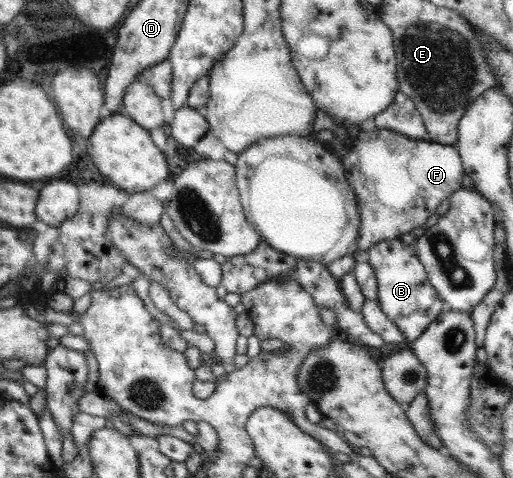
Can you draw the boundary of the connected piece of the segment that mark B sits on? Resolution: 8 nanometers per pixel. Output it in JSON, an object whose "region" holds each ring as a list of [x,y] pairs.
{"region":[[[384,239],[369,247],[367,254],[377,276],[378,302],[382,312],[403,332],[409,343],[414,342],[427,326],[443,311],[443,300],[428,281],[416,247],[397,239]]]}

